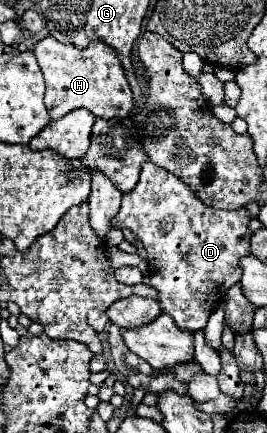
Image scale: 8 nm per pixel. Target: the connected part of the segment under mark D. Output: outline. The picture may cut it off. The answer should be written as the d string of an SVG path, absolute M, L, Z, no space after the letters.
M145 162L137 188L123 196L115 228L129 228L143 242L151 272L151 286L159 290L163 312L173 316L185 330L203 330L211 312L225 300L227 290L241 280L239 260L251 254L247 230L249 212L245 208L227 212L215 210L197 198L177 176L153 162Z

